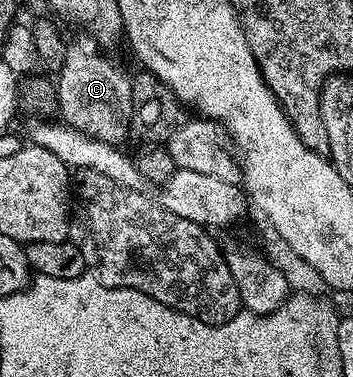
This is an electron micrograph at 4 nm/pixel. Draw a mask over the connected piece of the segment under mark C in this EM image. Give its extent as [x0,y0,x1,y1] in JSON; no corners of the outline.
[56,37,132,145]

